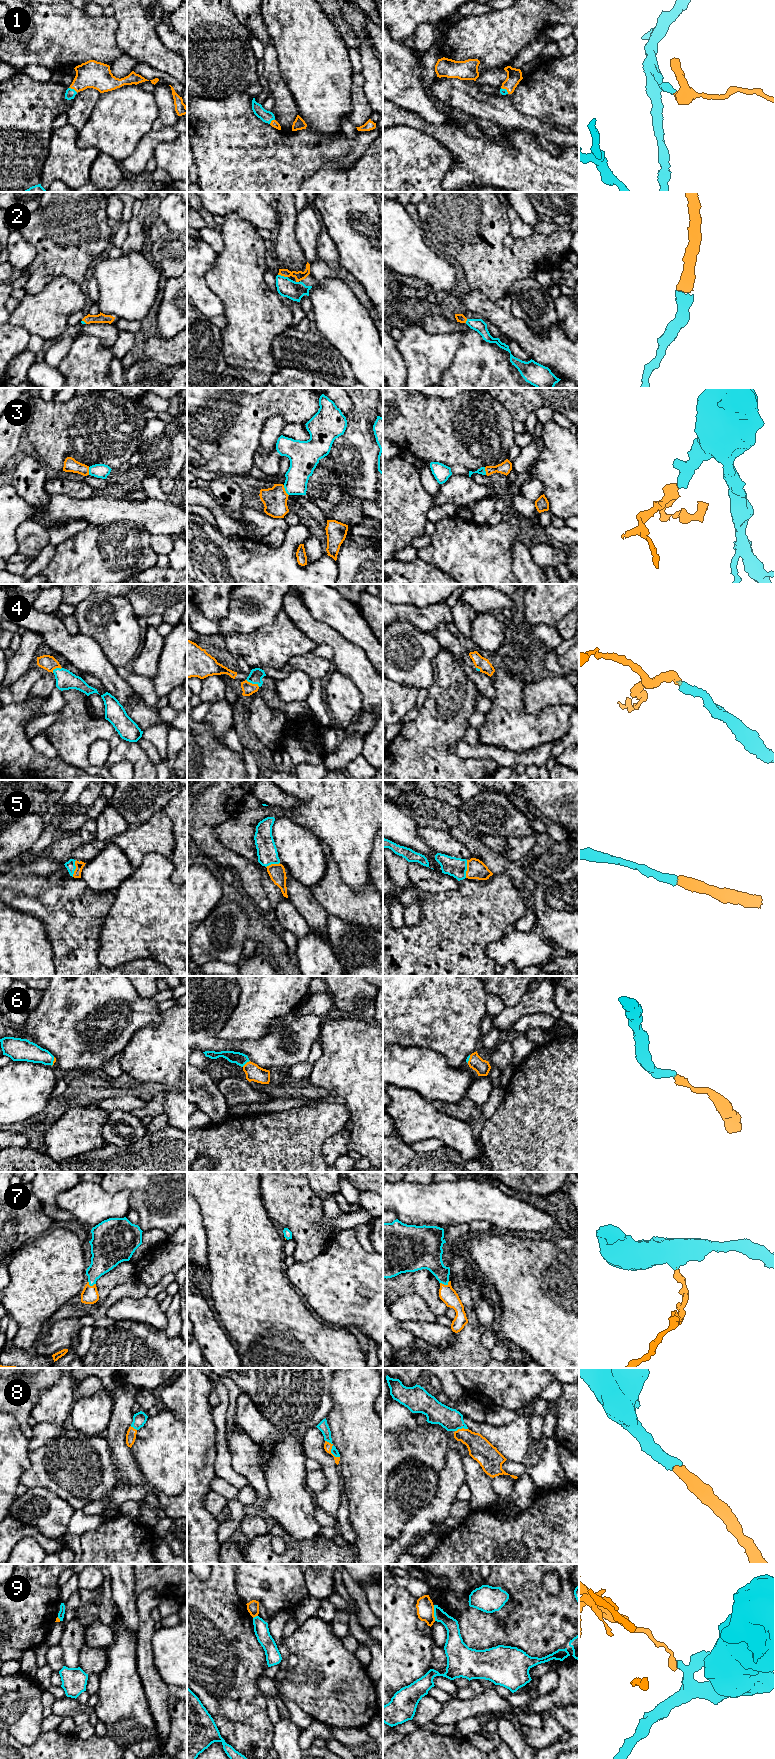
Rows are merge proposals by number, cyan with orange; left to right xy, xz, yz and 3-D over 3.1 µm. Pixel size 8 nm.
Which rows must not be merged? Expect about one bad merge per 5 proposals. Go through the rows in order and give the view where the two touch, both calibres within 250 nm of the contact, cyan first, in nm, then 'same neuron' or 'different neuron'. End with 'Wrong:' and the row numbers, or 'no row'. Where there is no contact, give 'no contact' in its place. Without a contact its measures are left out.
1: meets cyan in xy; 80 nm thick on the cyan side, 220 nm on the other; same neuron
2: meets cyan in xz; 150 nm thick on the cyan side, 70 nm on the other; same neuron
3: meets cyan in xz; 200 nm thick on the cyan side, 190 nm on the other; same neuron
4: meets cyan in xz; 110 nm thick on the cyan side, 100 nm on the other; same neuron
5: meets cyan in yz; 160 nm thick on the cyan side, 160 nm on the other; same neuron
6: meets cyan in xz; 100 nm thick on the cyan side, 130 nm on the other; same neuron
7: meets cyan in yz; 200 nm thick on the cyan side, 140 nm on the other; same neuron
8: meets cyan in xz; 60 nm thick on the cyan side, 60 nm on the other; same neuron
9: meets cyan in yz; 110 nm thick on the cyan side, 140 nm on the other; different neuron
Wrong: 9

